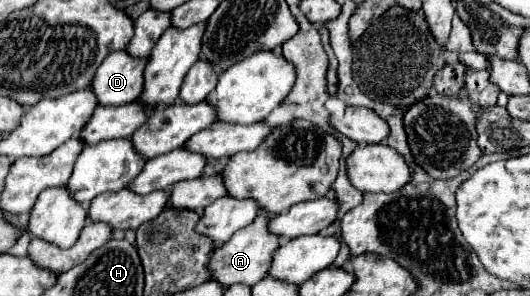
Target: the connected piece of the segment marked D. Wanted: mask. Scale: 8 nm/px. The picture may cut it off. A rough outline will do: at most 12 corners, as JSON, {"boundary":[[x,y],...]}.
{"boundary":[[110,53],[92,79],[98,105],[142,93],[148,59]]}

